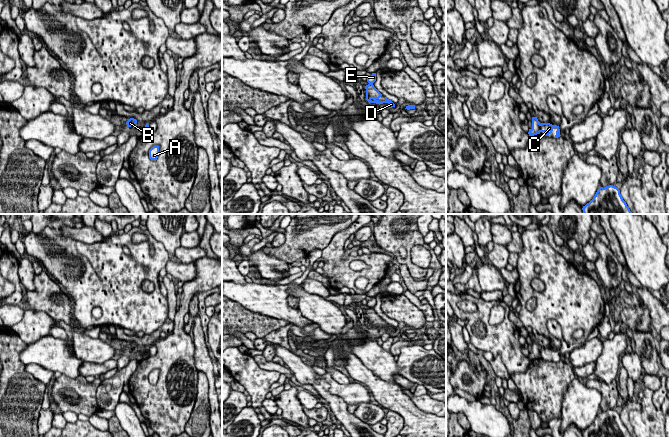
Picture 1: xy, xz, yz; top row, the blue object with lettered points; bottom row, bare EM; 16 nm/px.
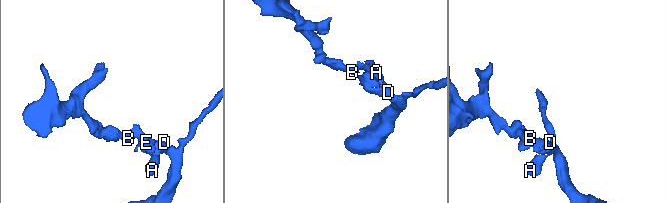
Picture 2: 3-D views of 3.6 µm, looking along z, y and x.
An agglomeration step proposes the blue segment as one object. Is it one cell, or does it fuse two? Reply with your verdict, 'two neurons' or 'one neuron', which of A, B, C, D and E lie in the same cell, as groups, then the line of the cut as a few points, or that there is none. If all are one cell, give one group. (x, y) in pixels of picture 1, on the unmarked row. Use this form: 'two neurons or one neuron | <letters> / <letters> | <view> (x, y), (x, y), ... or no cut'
two neurons | A C D / B E | yz (539, 348), (540, 355)

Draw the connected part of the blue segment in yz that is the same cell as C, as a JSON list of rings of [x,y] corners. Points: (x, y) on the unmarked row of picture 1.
[[[541,347],[541,348],[540,348],[540,356],[544,356],[545,359],[551,358],[554,352],[557,353],[556,359],[555,359],[554,362],[560,361],[561,359],[560,359],[559,350],[557,350],[557,349],[552,349],[552,348],[550,348],[550,347]]]

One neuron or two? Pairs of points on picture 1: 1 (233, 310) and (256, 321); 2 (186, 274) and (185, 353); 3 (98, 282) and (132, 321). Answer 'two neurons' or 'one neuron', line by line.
1: one neuron
2: two neurons
3: one neuron

